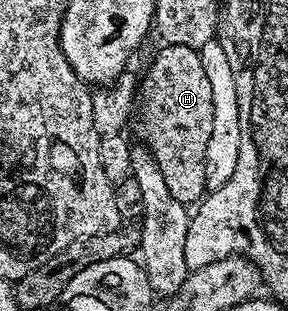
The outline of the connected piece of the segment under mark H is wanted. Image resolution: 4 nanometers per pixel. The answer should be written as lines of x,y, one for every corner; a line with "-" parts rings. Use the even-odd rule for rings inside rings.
178,45
161,47
153,57
147,83
144,87
142,84
139,99
151,101
155,111
165,117
161,121
161,129
157,131
157,139
147,148
159,165
159,171
163,171
163,183
167,183
167,191
171,191
171,195
175,195
175,199
187,207
200,202
207,193
205,164
213,122
211,83
203,71
200,52

